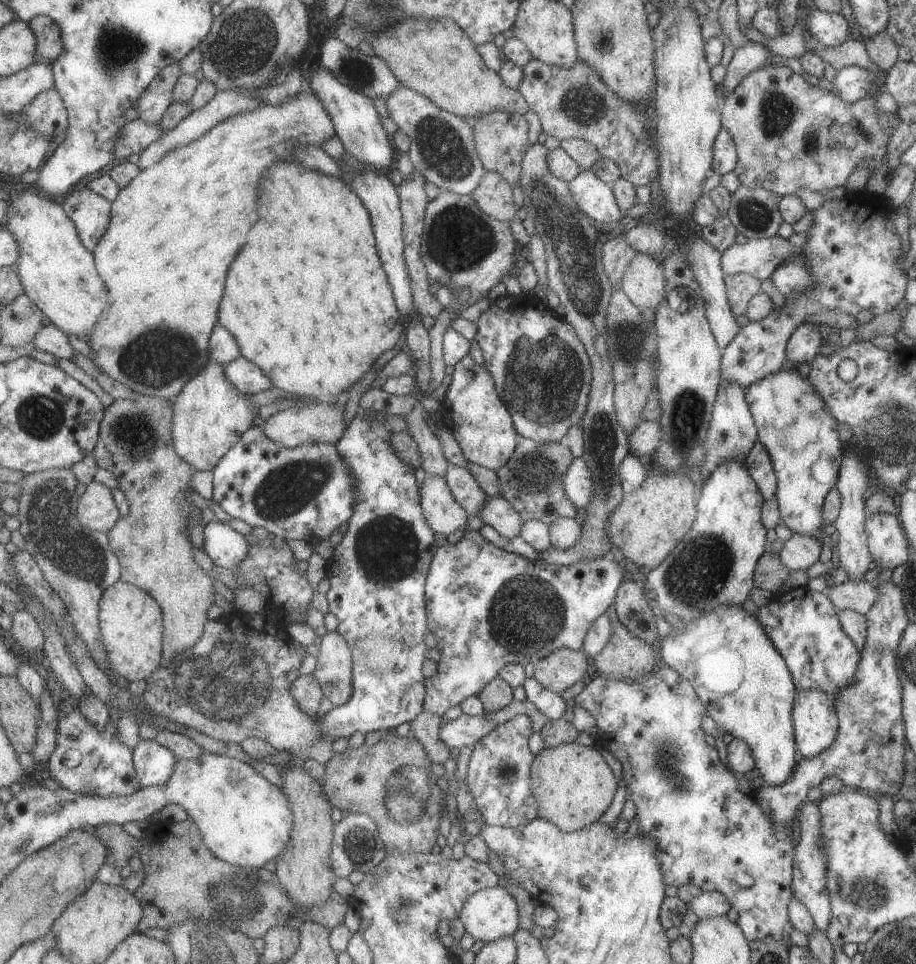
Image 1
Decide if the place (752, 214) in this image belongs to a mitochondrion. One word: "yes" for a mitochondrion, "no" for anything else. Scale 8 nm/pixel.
yes

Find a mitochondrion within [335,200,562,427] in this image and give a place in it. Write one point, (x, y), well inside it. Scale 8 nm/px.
(458, 239)

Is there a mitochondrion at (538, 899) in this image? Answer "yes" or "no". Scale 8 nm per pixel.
no

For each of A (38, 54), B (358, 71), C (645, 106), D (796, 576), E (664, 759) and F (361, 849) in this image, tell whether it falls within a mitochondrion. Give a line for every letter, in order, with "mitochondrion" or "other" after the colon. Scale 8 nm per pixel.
A: other
B: mitochondrion
C: other
D: other
E: mitochondrion
F: mitochondrion

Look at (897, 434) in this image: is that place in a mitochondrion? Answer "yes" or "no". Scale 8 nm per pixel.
yes

